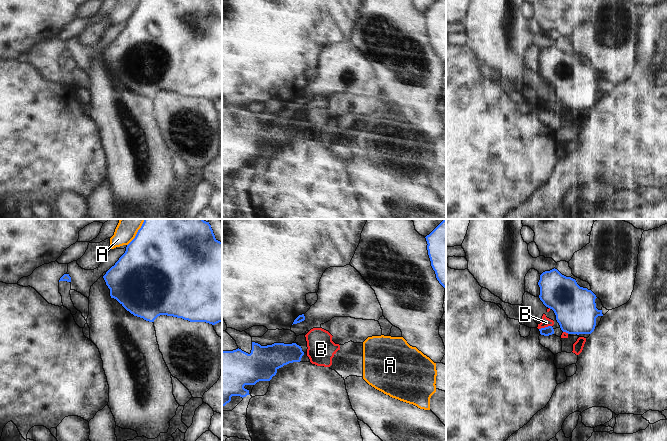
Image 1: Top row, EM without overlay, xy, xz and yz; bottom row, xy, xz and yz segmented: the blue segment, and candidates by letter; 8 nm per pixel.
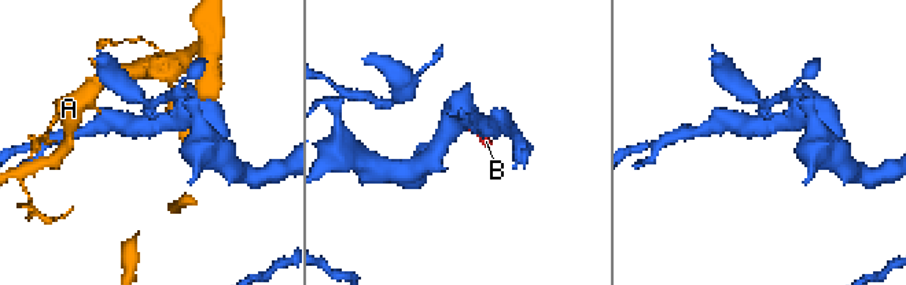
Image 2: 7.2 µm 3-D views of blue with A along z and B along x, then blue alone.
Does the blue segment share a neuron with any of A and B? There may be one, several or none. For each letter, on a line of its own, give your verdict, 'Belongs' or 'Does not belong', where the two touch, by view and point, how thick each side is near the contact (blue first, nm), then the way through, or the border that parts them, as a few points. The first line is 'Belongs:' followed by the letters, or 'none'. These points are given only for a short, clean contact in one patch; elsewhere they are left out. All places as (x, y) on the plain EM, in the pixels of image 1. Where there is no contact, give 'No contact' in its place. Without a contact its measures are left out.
Belongs: none
A: Does not belong. Touches blue at xy (136, 11). Thickness 500 nm (blue) against 160 nm
B: Does not belong. Touches blue at yz (545, 103). Thickness 70 nm (blue) against 70 nm. Boundary: yz (551, 101), (539, 105)

